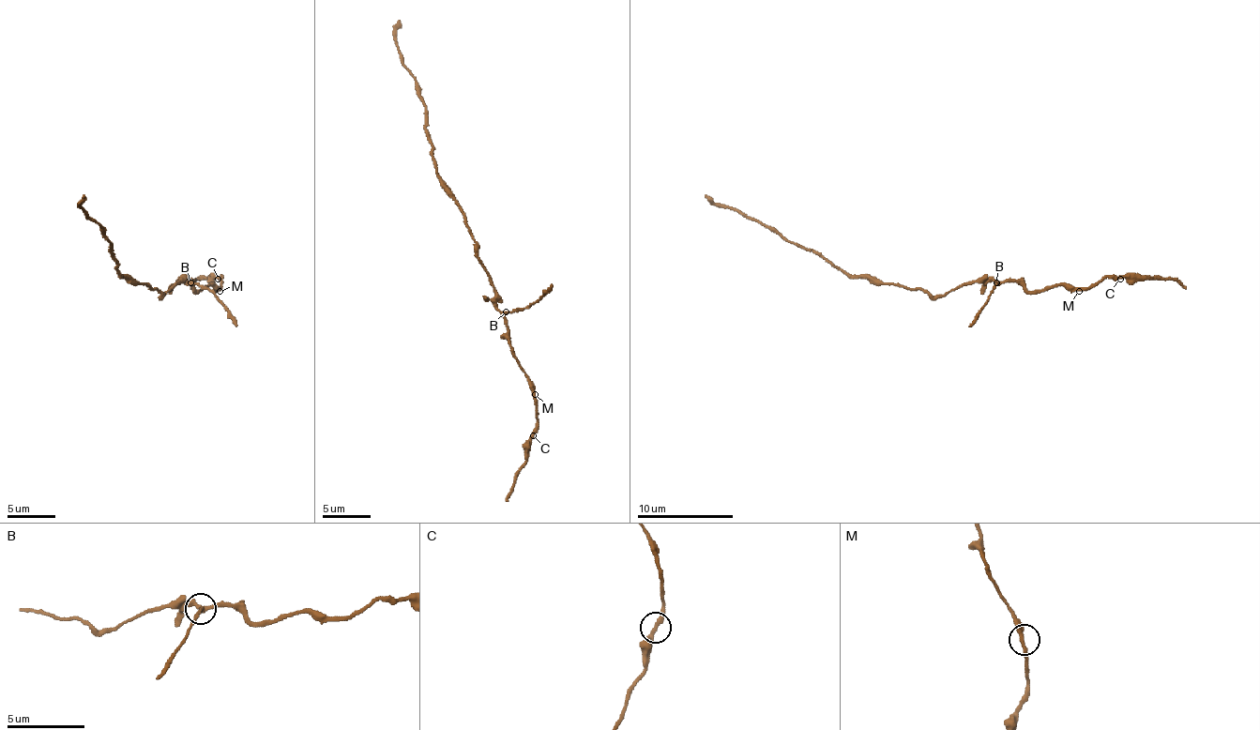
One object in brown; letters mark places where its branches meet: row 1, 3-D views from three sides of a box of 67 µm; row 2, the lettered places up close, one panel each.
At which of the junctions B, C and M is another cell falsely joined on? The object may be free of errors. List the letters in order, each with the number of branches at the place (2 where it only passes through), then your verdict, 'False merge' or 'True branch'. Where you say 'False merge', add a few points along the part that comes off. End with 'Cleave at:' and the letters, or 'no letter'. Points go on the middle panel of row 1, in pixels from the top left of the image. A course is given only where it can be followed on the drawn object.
B: Branches: 3. False merge. Course of the part to remove: (506, 312), (528, 308), (552, 283)
C: Branches: 2. True branch
M: Branches: 2. True branch
Cleave at: B

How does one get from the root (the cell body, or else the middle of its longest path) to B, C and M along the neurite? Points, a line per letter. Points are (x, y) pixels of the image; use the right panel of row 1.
B: (937, 296), (944, 296), (973, 281), (997, 283)
C: (937, 296), (973, 281), (1019, 281), (1028, 291), (1045, 291), (1053, 285), (1091, 288), (1105, 279), (1120, 279)
M: (937, 296), (944, 296), (973, 281), (1019, 281), (1028, 291), (1045, 291), (1053, 285), (1074, 285), (1079, 291)

